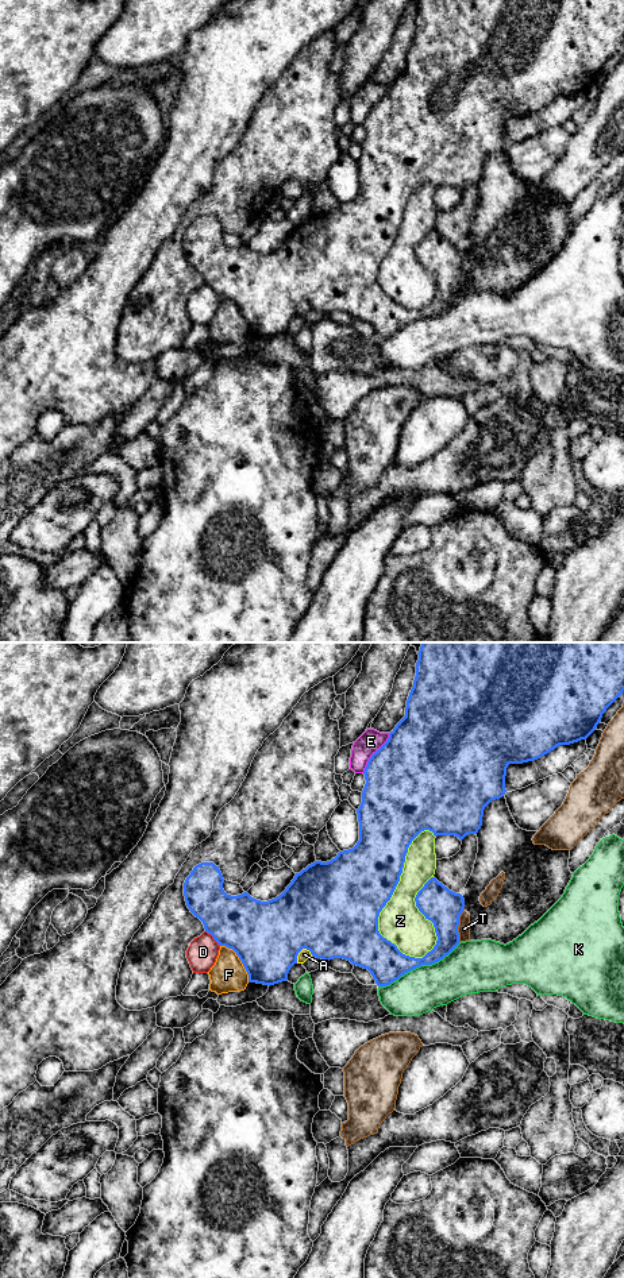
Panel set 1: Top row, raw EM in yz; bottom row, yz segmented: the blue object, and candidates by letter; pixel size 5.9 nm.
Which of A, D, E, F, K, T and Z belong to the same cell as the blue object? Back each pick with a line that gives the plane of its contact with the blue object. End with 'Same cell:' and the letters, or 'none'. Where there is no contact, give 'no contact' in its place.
Same cell: none

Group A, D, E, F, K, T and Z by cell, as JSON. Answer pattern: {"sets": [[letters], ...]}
{"sets": [["A"], ["D"], ["E"], ["F"], ["K"], ["T"], ["Z"]]}

